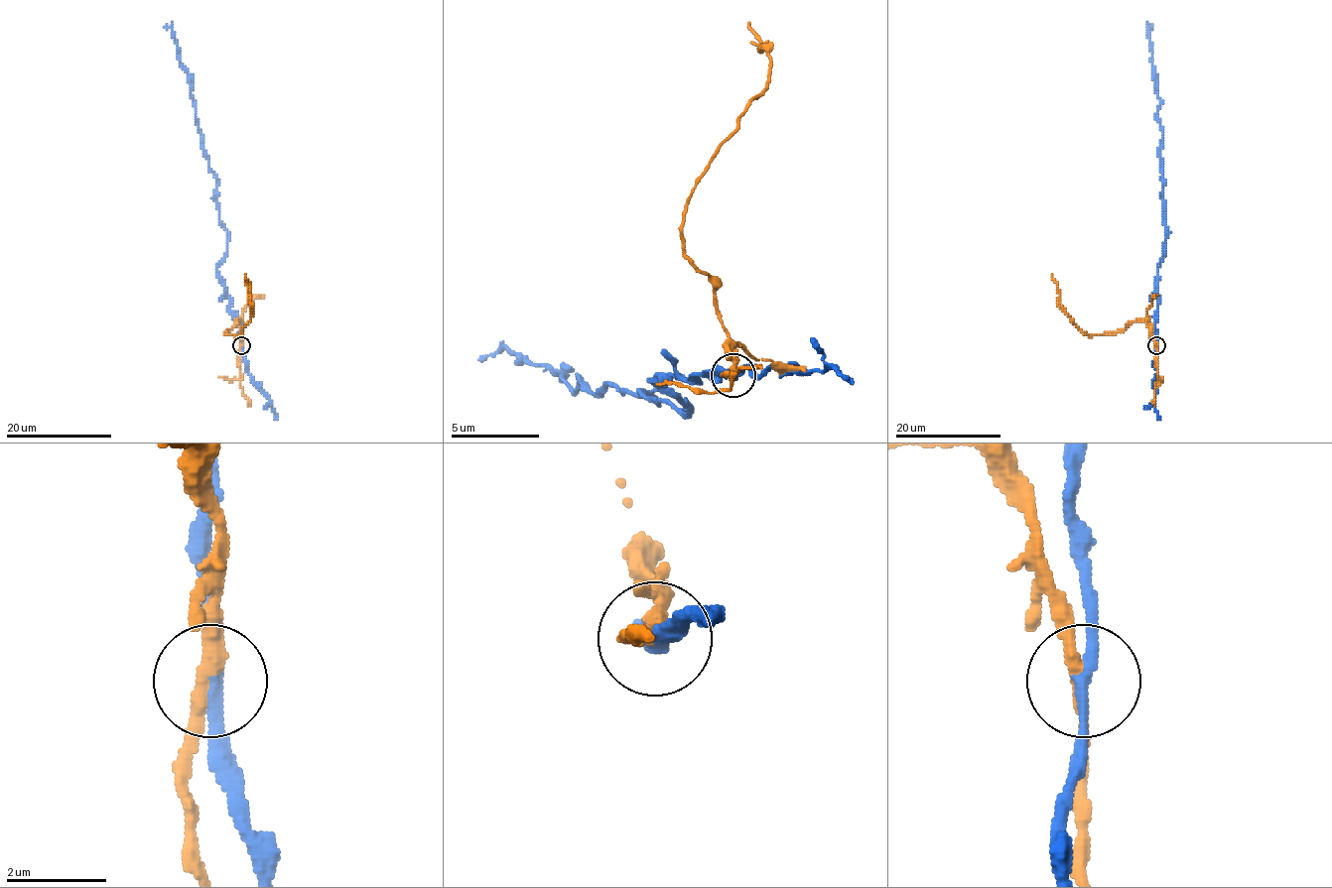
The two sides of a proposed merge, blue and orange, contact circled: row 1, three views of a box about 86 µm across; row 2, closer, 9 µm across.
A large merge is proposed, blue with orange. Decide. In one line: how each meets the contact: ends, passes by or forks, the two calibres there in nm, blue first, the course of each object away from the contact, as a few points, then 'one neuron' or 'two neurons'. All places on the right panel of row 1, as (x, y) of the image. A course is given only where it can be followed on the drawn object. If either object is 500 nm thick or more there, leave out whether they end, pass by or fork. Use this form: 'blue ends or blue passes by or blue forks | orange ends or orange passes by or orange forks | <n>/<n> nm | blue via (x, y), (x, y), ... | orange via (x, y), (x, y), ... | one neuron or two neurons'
blue passes by | orange passes by | 240/280 nm | blue via (1156, 346), (1156, 278), (1166, 231), (1159, 151), (1162, 130), (1156, 115), (1160, 98), (1151, 62), (1151, 26) | orange via (1156, 346), (1151, 327), (1144, 320), (1134, 320), (1120, 331), (1087, 335), (1060, 307), (1059, 289), (1051, 274) | two neurons

